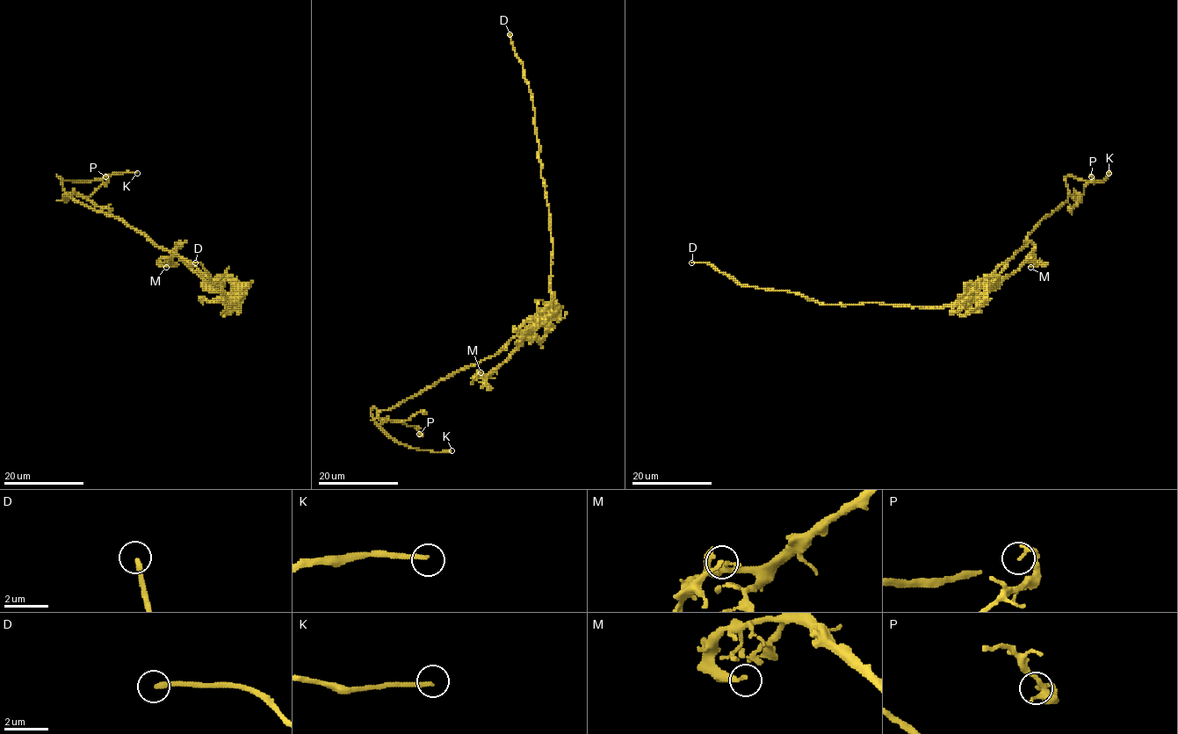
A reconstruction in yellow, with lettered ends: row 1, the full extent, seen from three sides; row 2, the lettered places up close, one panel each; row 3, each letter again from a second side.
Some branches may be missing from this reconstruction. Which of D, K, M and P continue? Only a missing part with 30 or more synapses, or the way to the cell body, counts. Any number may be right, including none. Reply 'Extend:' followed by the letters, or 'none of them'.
Extend: K

